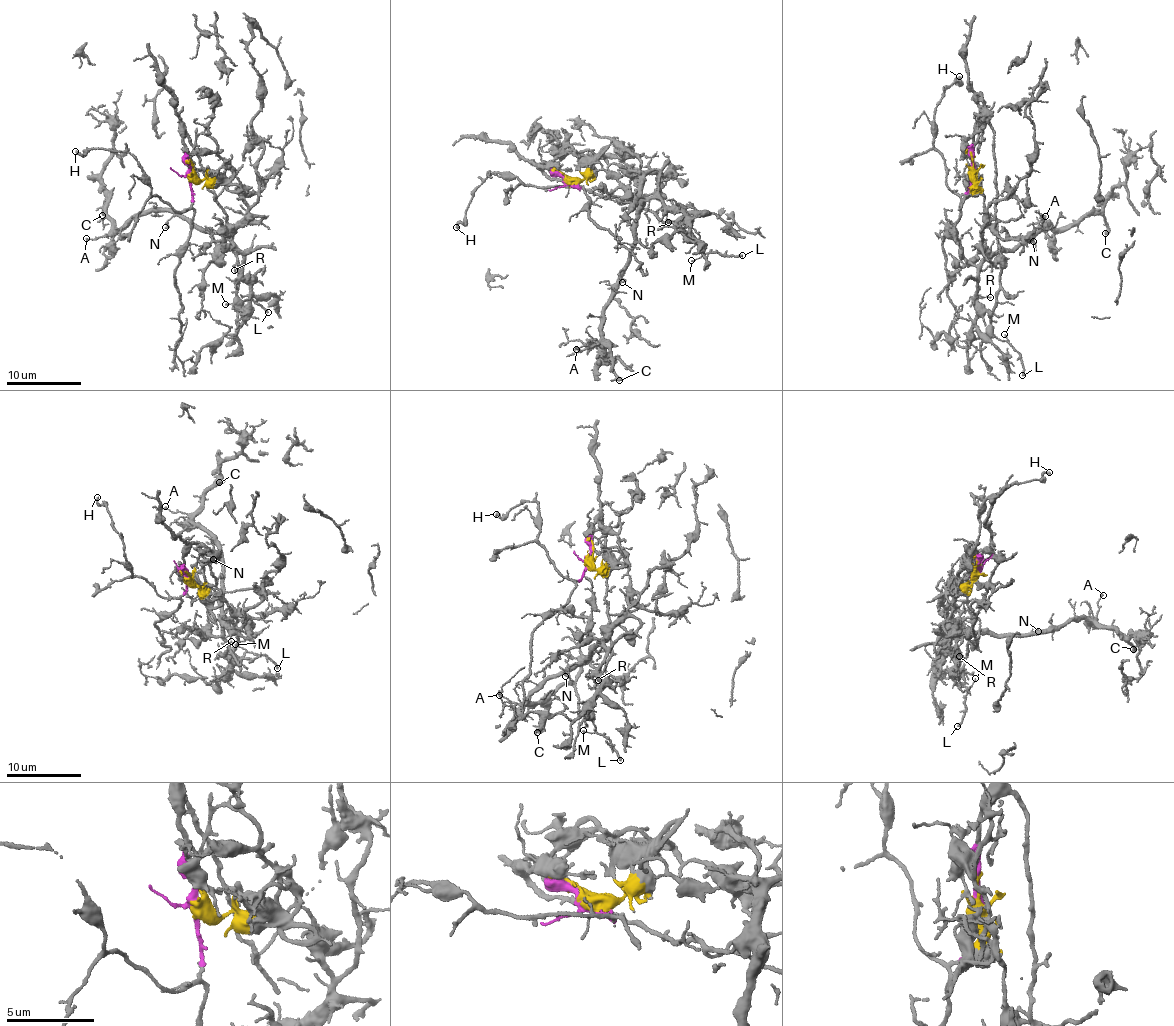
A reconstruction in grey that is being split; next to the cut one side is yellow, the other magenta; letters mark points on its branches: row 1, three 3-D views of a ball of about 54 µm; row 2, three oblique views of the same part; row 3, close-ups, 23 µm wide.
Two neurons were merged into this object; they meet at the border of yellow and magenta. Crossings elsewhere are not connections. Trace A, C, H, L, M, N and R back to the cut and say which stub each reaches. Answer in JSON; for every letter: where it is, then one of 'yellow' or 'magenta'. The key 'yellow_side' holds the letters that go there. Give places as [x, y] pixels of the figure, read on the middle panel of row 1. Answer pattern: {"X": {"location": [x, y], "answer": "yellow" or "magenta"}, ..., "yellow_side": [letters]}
{"A": {"location": [576, 349], "answer": "yellow"}, "C": {"location": [619, 380], "answer": "yellow"}, "H": {"location": [456, 227], "answer": "magenta"}, "L": {"location": [742, 255], "answer": "magenta"}, "M": {"location": [691, 260], "answer": "magenta"}, "N": {"location": [622, 282], "answer": "yellow"}, "R": {"location": [668, 222], "answer": "yellow"}, "yellow_side": ["A", "C", "N", "R"]}

